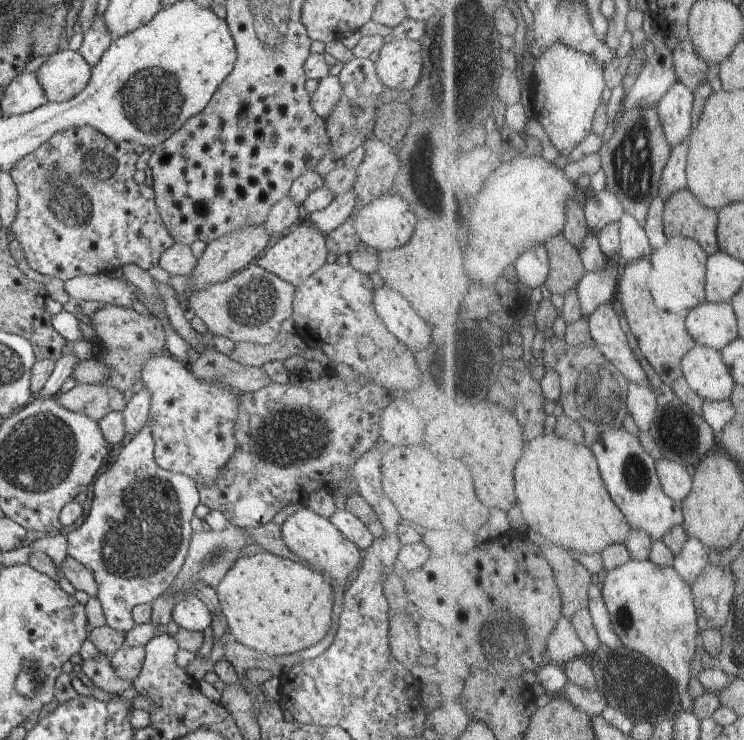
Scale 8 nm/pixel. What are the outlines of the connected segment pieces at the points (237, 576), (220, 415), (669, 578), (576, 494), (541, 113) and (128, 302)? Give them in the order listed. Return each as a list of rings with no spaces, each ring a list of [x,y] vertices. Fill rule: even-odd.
[[[270,552],[240,557],[226,572],[215,588],[222,613],[228,622],[232,638],[258,652],[270,656],[284,656],[300,652],[320,642],[332,624],[333,587],[323,574],[304,563],[294,562]]]
[[[166,353],[150,358],[141,370],[141,380],[151,392],[149,412],[155,449],[153,458],[160,468],[181,473],[196,484],[214,484],[222,468],[236,452],[235,426],[242,398],[222,382],[207,383],[192,372],[185,361]]]
[[[651,558],[645,561],[632,559],[626,566],[608,572],[603,588],[604,596],[612,613],[615,629],[623,644],[642,652],[650,660],[662,665],[676,679],[682,689],[683,705],[686,711],[694,712],[694,694],[690,694],[692,660],[698,654],[698,647],[704,646],[705,638],[700,632],[701,609],[698,608],[693,585],[674,567],[663,567]]]
[[[557,432],[539,436],[526,446],[526,454],[518,464],[518,496],[522,498],[524,518],[533,530],[558,545],[565,545],[583,553],[603,553],[613,544],[626,543],[634,529],[622,508],[610,494],[593,447],[571,441]]]
[[[560,42],[536,57],[534,70],[538,81],[536,119],[544,126],[552,143],[566,156],[594,132],[600,104],[604,104],[604,94],[610,86],[606,68],[596,56]]]
[[[107,273],[77,276],[64,281],[70,298],[84,302],[105,302],[131,308],[136,300],[136,288],[124,278],[113,279]]]

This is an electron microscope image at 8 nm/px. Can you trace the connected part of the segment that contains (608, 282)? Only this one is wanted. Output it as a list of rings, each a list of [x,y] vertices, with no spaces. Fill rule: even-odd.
[[[612,263],[604,272],[589,272],[579,284],[584,317],[591,318],[602,304],[613,302],[618,297],[620,268],[614,265]]]

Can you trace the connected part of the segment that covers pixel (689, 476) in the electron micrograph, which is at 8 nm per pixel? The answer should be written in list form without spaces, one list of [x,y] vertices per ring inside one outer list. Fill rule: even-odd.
[[[658,459],[658,472],[666,492],[676,500],[684,501],[695,487],[695,470],[670,459]]]

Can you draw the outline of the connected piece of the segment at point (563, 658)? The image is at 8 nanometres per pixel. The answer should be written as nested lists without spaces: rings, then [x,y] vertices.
[[[563,617],[554,630],[553,636],[550,636],[548,644],[548,656],[552,662],[566,666],[574,658],[580,658],[588,652],[589,647],[582,640],[580,633],[571,619]]]

